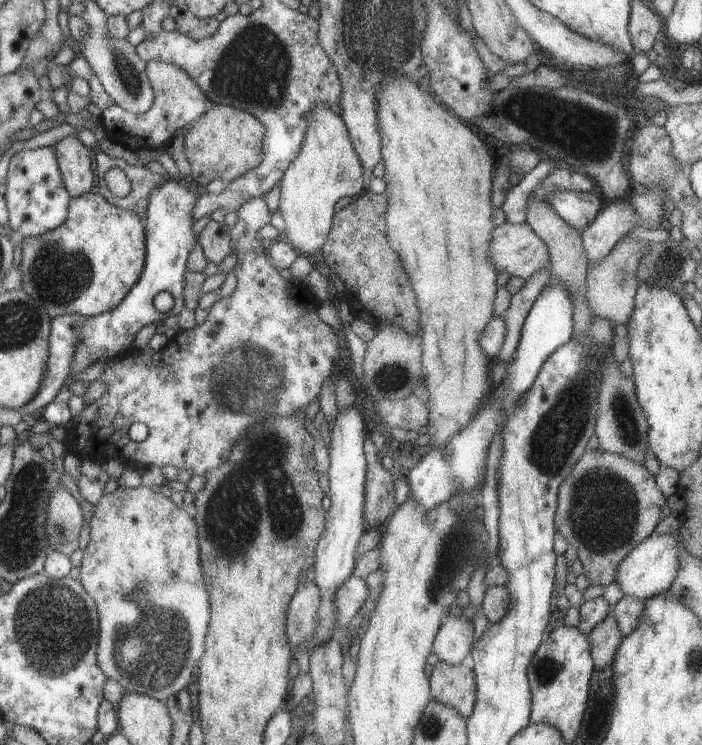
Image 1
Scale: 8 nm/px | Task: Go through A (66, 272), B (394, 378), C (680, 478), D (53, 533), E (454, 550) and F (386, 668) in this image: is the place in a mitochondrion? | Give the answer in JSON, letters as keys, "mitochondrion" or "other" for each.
{"A":"mitochondrion","B":"mitochondrion","C":"other","D":"mitochondrion","E":"mitochondrion","F":"other"}

